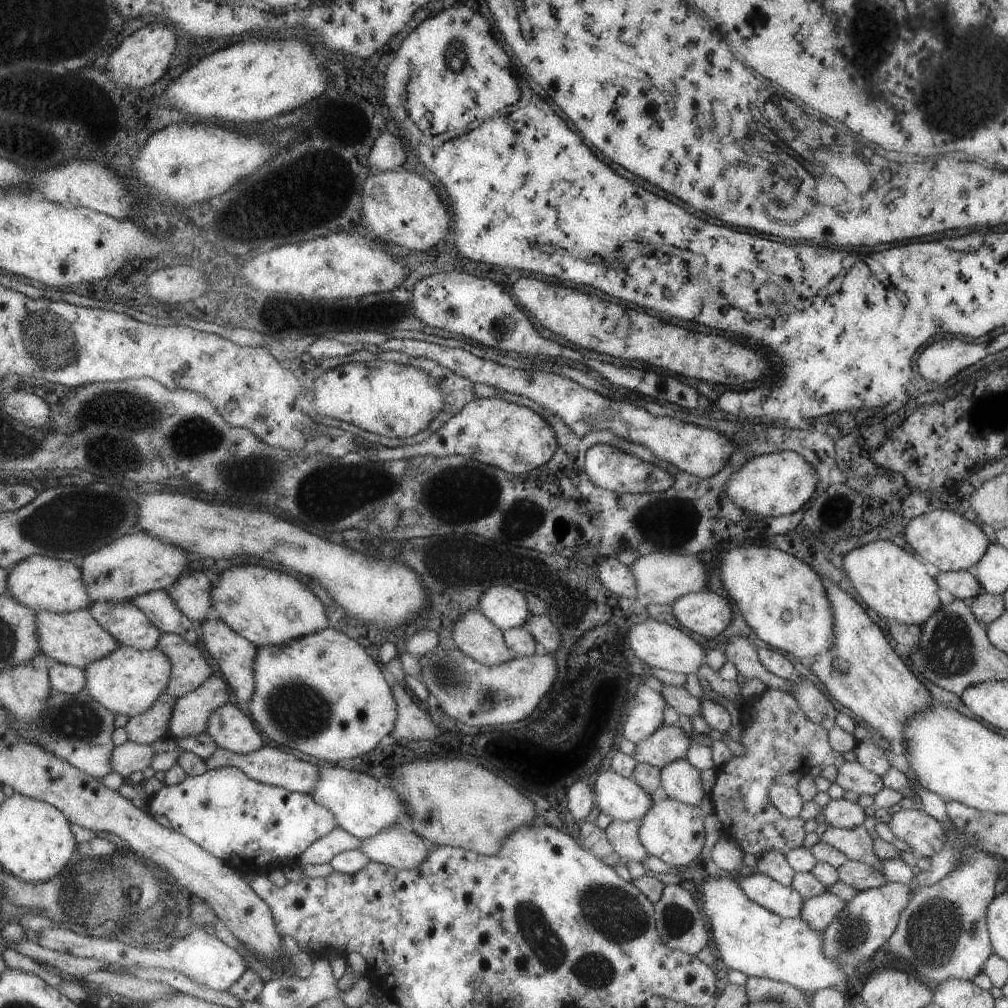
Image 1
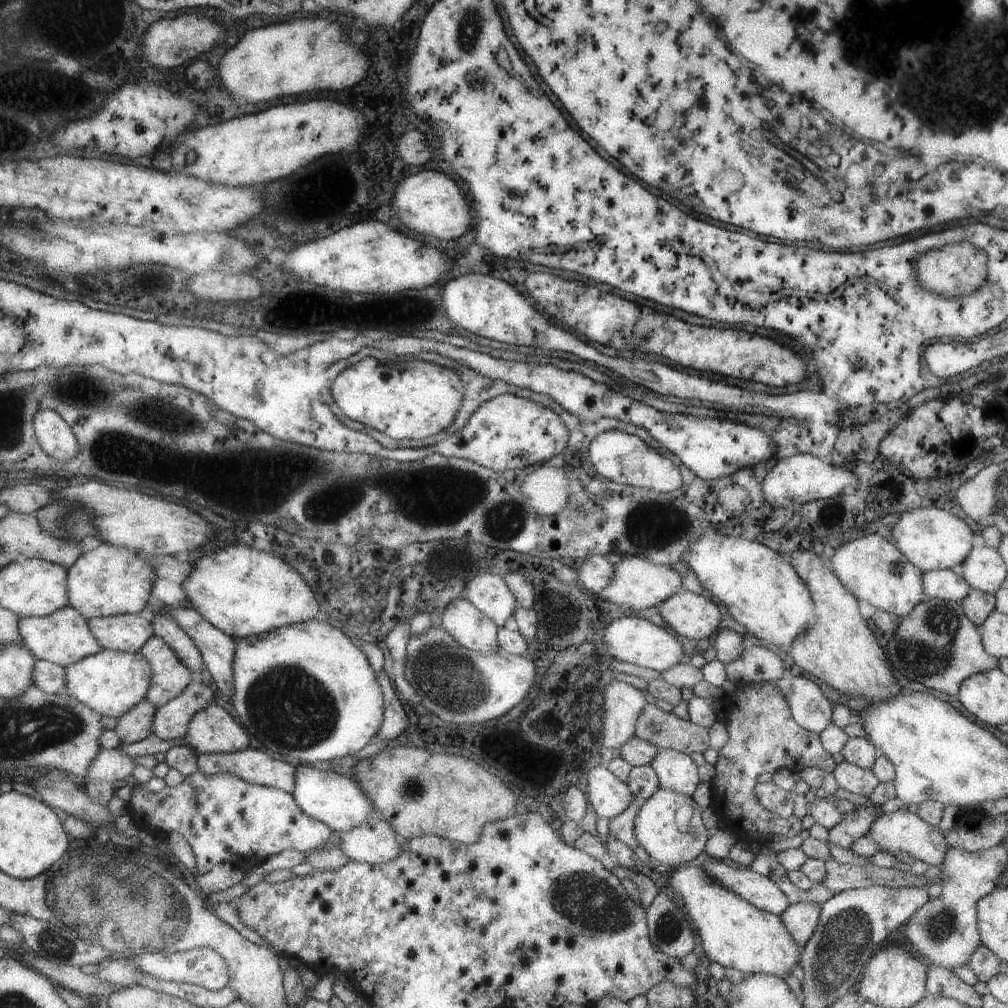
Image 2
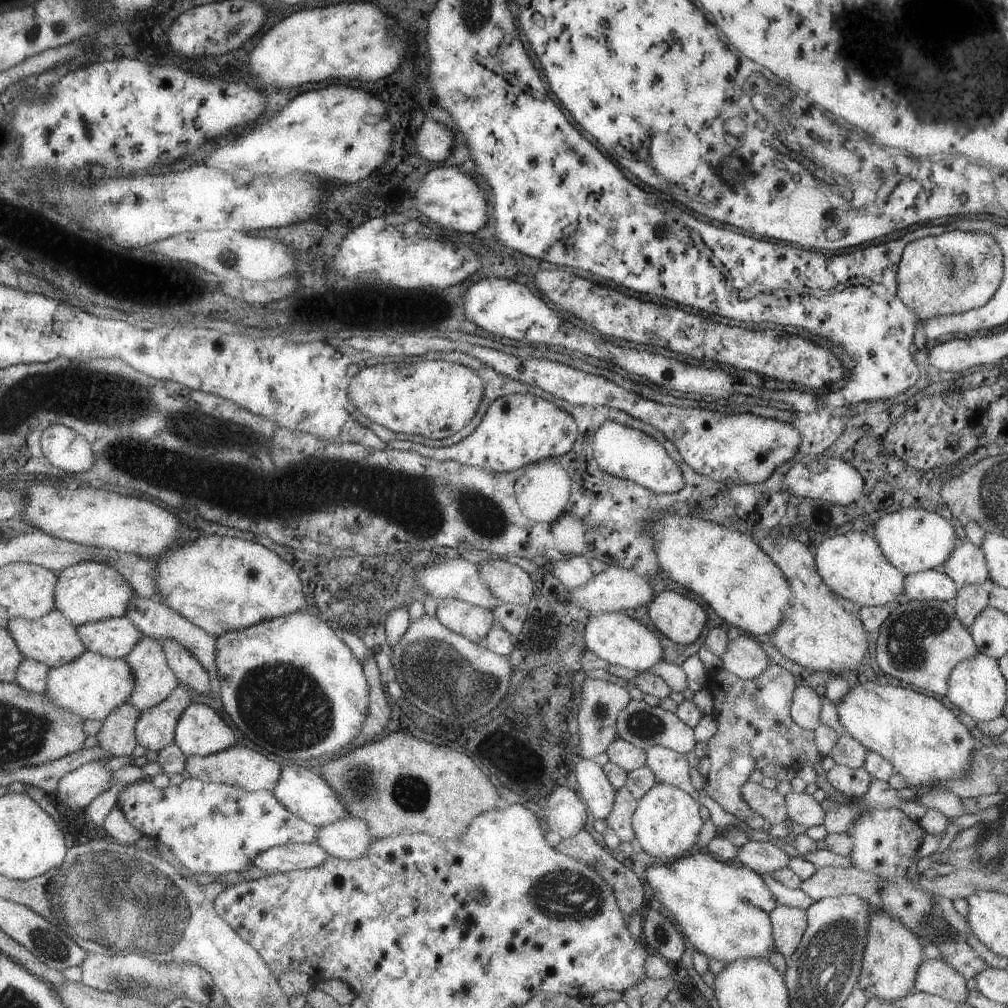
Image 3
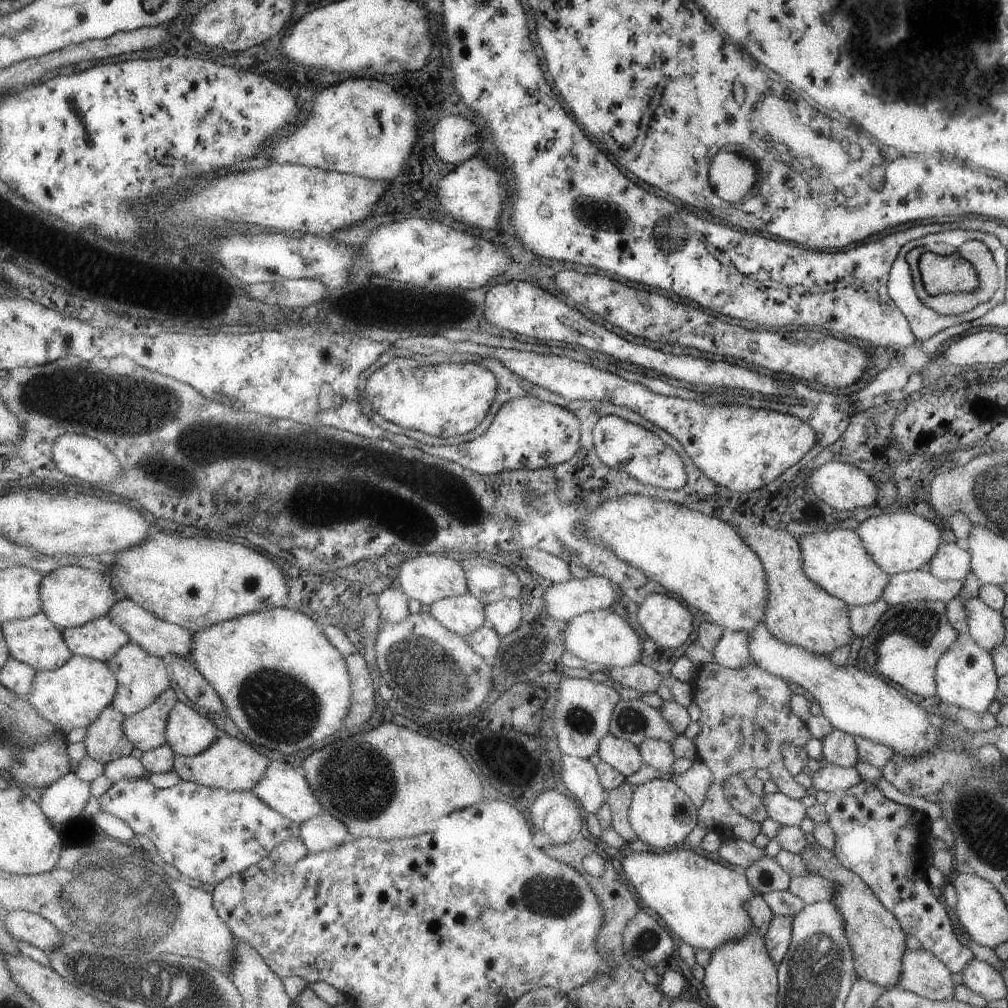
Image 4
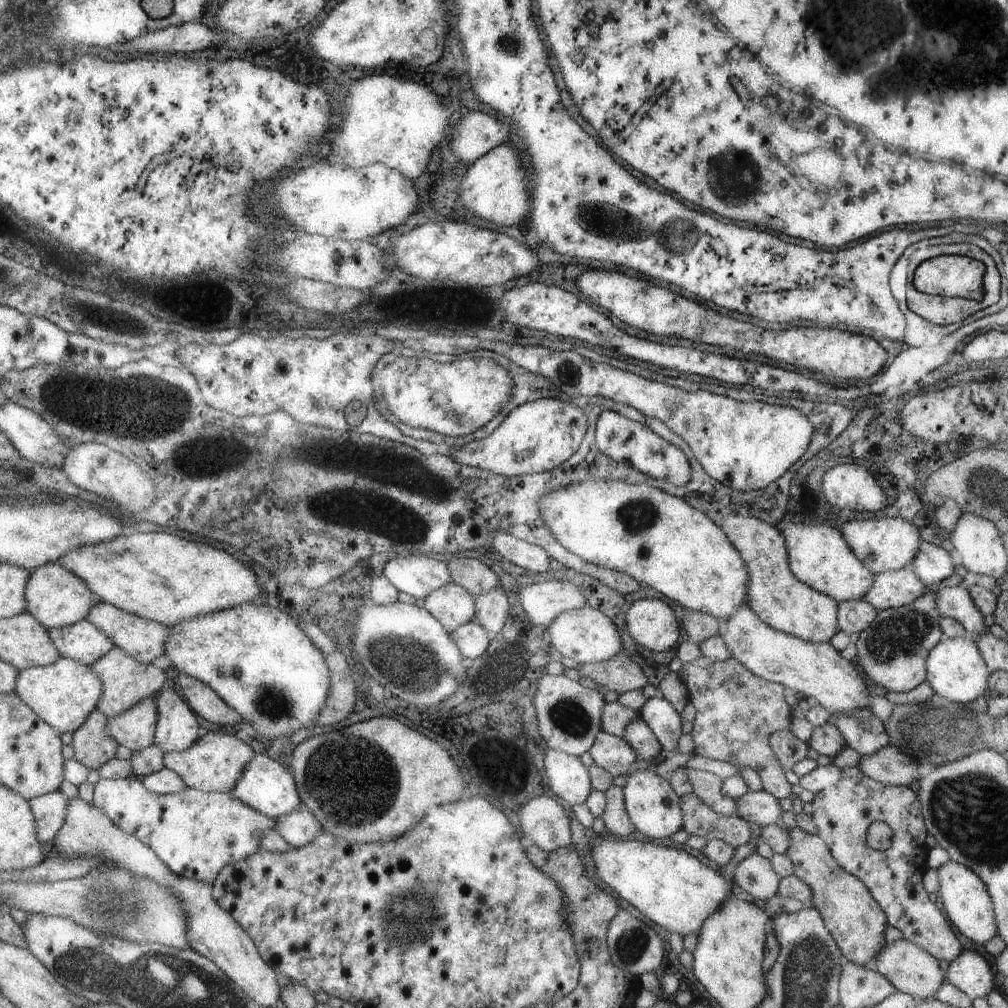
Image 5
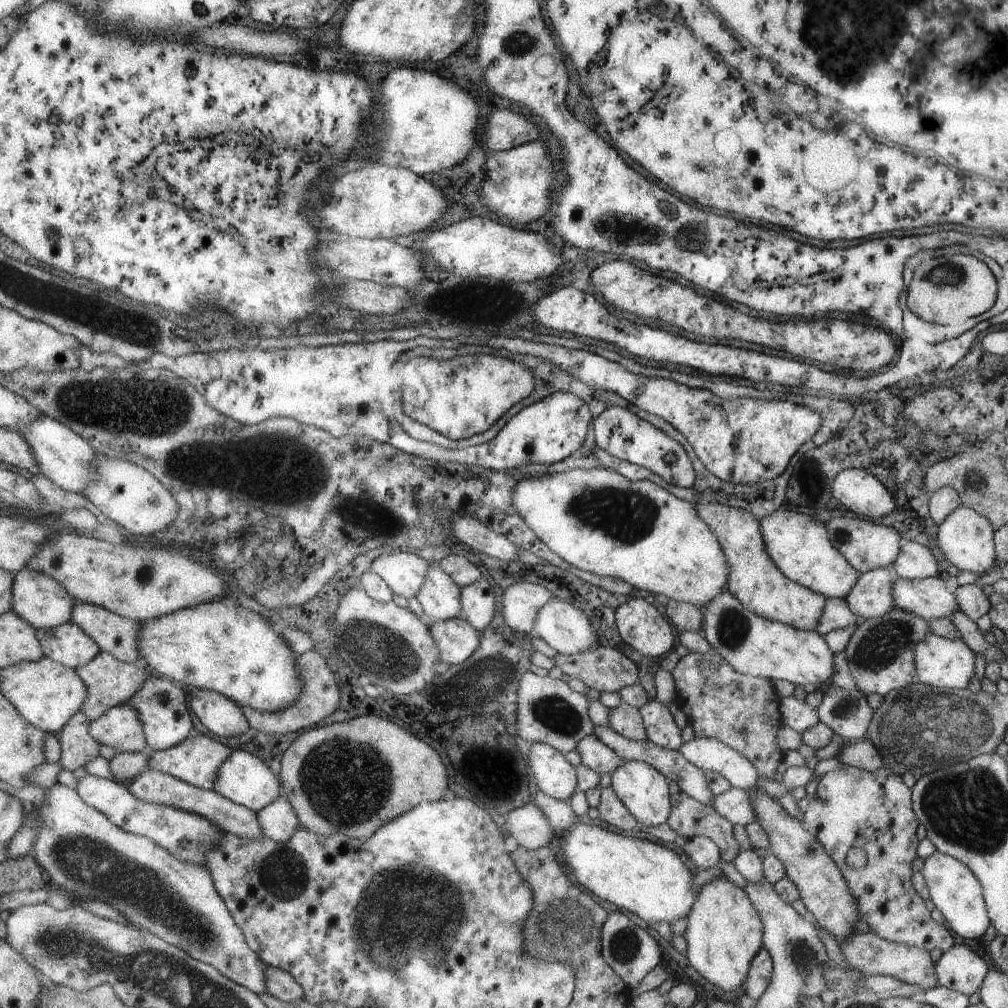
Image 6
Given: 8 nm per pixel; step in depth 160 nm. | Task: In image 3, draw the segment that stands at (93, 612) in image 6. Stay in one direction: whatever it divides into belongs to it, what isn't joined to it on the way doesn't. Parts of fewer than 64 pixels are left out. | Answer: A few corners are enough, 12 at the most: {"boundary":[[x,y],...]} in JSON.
{"boundary":[[132,598],[145,637],[185,645],[218,678],[216,637],[159,598]]}

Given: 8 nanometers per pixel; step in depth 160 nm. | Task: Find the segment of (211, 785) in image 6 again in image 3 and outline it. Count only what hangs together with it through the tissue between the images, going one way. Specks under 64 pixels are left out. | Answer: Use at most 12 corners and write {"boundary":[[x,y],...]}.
{"boundary":[[235,743],[187,757],[185,776],[270,791],[282,767]]}

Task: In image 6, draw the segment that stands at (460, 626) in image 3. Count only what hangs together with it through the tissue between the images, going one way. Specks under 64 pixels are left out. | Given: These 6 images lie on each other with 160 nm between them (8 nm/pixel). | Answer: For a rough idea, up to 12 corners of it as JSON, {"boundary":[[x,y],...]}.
{"boundary":[[430,563],[415,594],[432,623],[462,616],[461,588]]}

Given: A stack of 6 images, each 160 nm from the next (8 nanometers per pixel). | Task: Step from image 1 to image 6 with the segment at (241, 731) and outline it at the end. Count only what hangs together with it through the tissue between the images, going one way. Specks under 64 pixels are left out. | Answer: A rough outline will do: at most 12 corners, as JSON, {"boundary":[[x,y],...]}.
{"boundary":[[149,675],[128,704],[139,710],[151,751],[193,730],[188,691]]}

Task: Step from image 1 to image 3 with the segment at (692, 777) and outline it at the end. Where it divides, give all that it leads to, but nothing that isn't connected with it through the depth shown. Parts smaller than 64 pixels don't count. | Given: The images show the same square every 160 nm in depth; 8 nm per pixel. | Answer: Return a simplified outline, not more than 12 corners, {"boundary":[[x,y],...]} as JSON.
{"boundary":[[655,745],[645,750],[645,766],[657,782],[697,799],[685,755]]}

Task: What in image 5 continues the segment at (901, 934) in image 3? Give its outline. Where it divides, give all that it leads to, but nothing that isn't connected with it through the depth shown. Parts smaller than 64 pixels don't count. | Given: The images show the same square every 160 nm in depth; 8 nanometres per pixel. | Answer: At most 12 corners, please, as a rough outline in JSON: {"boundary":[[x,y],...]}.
{"boundary":[[797,826],[784,856],[842,957],[871,968],[883,910]]}

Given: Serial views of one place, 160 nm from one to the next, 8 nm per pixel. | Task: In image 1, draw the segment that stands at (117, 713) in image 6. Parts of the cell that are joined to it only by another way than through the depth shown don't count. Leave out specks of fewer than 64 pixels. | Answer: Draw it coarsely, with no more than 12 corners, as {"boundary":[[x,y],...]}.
{"boundary":[[208,678],[177,699],[170,732],[204,733],[227,704],[227,681]]}

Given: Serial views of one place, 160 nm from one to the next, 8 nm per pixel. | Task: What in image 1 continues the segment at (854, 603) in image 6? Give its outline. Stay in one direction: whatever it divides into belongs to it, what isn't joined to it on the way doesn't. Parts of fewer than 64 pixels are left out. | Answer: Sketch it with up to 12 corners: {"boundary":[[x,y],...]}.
{"boundary":[[968,570],[939,571],[945,598],[966,603],[981,592]]}

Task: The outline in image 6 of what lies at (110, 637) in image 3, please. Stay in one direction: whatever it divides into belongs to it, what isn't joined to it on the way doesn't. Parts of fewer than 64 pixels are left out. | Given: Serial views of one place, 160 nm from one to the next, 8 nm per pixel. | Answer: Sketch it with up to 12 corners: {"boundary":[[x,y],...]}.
{"boundary":[[73,622],[39,629],[45,657],[70,668],[101,646]]}

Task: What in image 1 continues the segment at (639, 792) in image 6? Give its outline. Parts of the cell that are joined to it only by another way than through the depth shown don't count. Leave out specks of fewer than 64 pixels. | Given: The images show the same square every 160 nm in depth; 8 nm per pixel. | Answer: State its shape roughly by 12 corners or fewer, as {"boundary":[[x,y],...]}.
{"boundary":[[710,795],[652,802],[638,839],[672,868],[697,859]]}

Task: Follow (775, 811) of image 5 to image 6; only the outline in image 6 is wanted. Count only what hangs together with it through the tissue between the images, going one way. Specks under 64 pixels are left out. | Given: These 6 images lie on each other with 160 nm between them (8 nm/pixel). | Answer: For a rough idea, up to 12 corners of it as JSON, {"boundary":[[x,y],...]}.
{"boundary":[[731,787],[711,807],[731,825],[757,820],[749,794]]}

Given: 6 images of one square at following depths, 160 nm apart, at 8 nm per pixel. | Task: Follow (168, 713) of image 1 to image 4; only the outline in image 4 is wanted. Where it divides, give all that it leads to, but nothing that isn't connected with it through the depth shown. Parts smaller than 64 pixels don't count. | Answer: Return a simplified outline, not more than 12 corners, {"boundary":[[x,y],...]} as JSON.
{"boundary":[[112,704],[88,727],[87,755],[104,765],[134,744]]}

